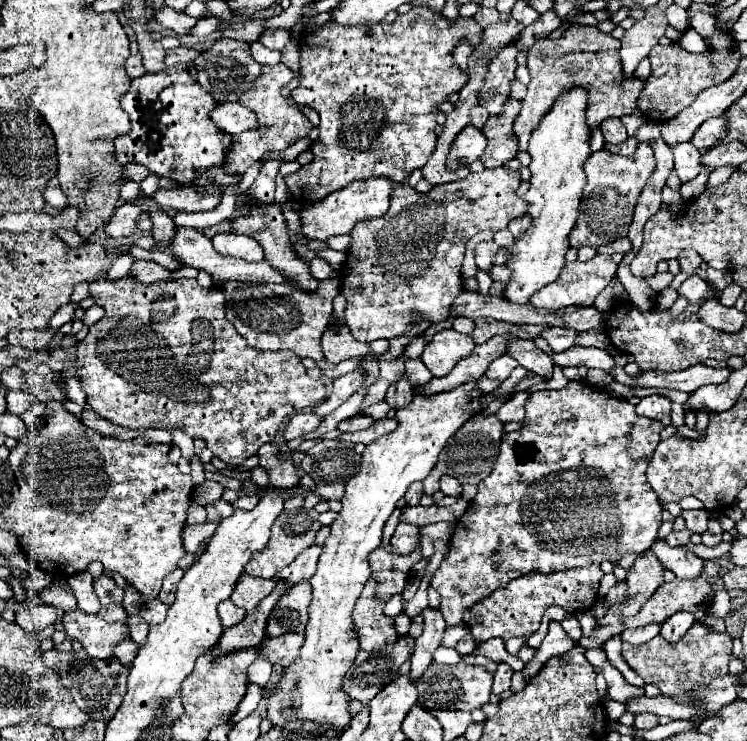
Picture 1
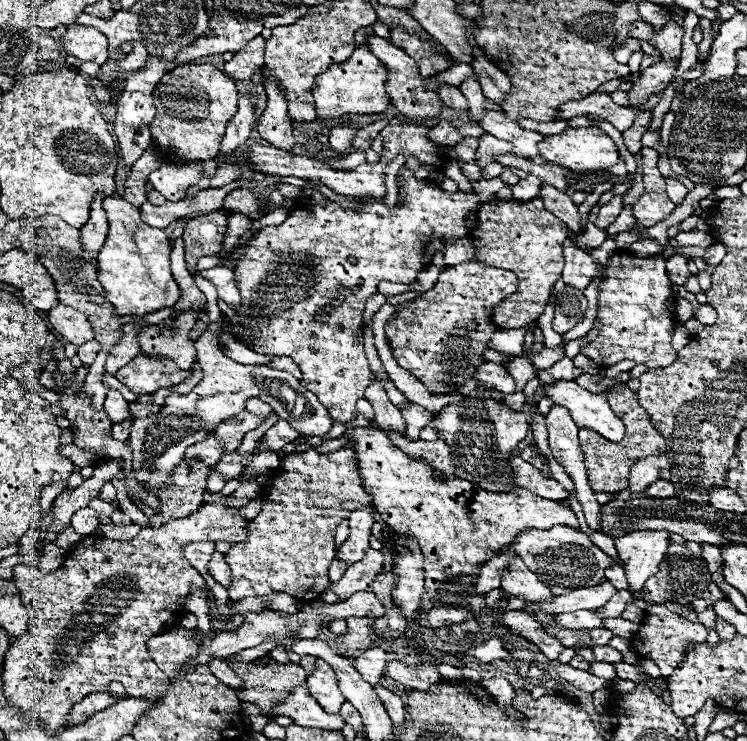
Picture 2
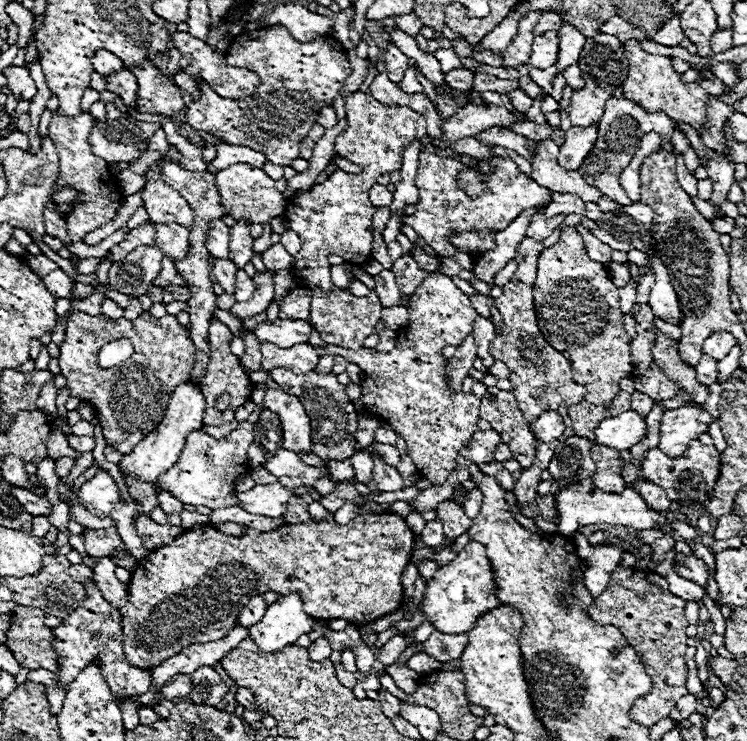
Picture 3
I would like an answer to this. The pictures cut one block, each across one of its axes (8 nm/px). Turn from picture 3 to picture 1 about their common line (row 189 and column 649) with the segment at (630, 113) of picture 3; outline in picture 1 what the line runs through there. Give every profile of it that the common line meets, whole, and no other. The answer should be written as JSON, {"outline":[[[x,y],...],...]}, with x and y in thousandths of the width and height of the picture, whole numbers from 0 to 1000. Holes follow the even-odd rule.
{"outline":[[[937,777],[932,783],[900,783],[889,785],[857,821],[854,829],[833,834],[835,848],[854,848],[865,845],[870,839],[886,842],[892,834],[897,834],[908,823],[934,826],[956,807],[953,788],[945,777]]]}

